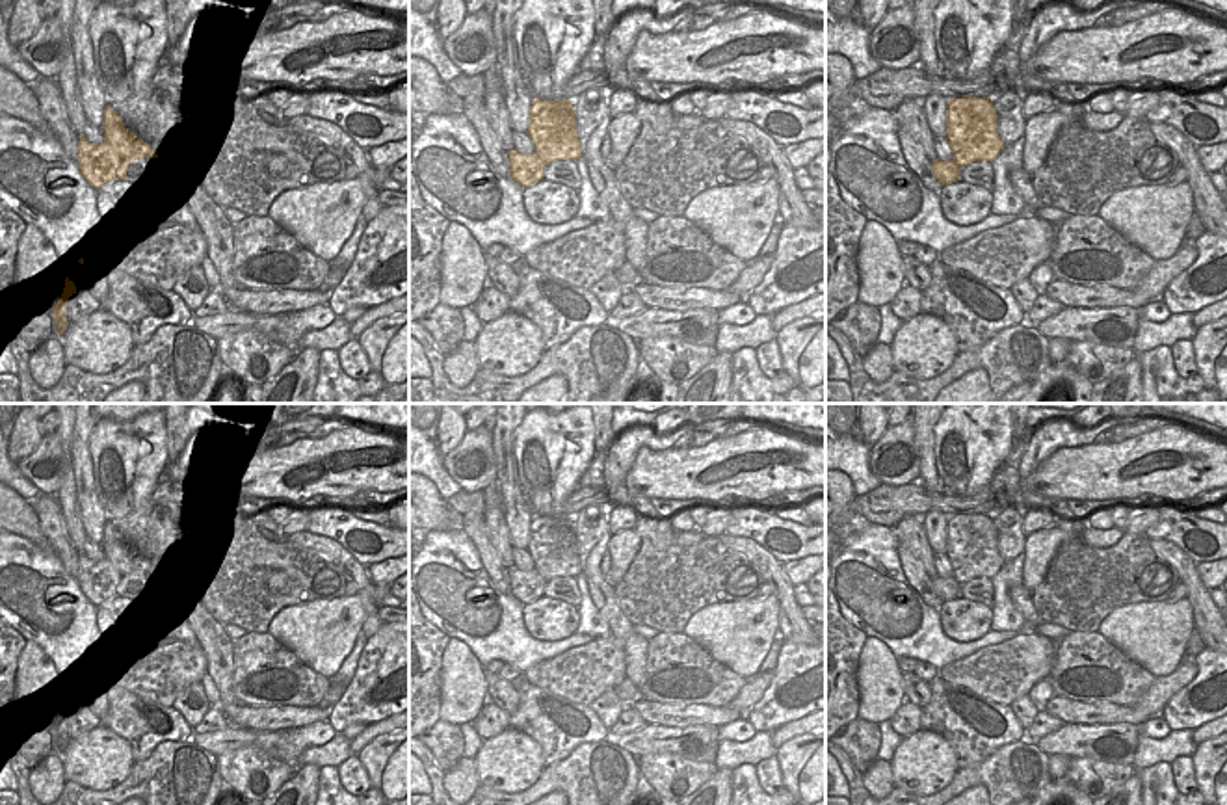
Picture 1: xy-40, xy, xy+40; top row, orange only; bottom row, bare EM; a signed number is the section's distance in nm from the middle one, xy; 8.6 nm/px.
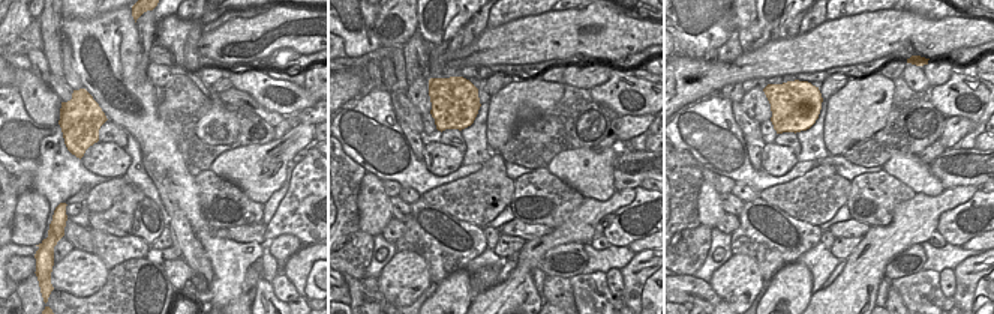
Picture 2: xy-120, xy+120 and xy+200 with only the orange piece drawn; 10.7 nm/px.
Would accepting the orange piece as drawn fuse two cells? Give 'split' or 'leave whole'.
split

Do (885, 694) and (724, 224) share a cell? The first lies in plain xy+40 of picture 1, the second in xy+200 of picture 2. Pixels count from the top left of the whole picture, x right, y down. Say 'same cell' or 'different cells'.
different cells

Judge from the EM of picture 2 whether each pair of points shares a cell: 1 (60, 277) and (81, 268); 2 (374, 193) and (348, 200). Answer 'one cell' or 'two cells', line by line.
1: one cell
2: two cells

